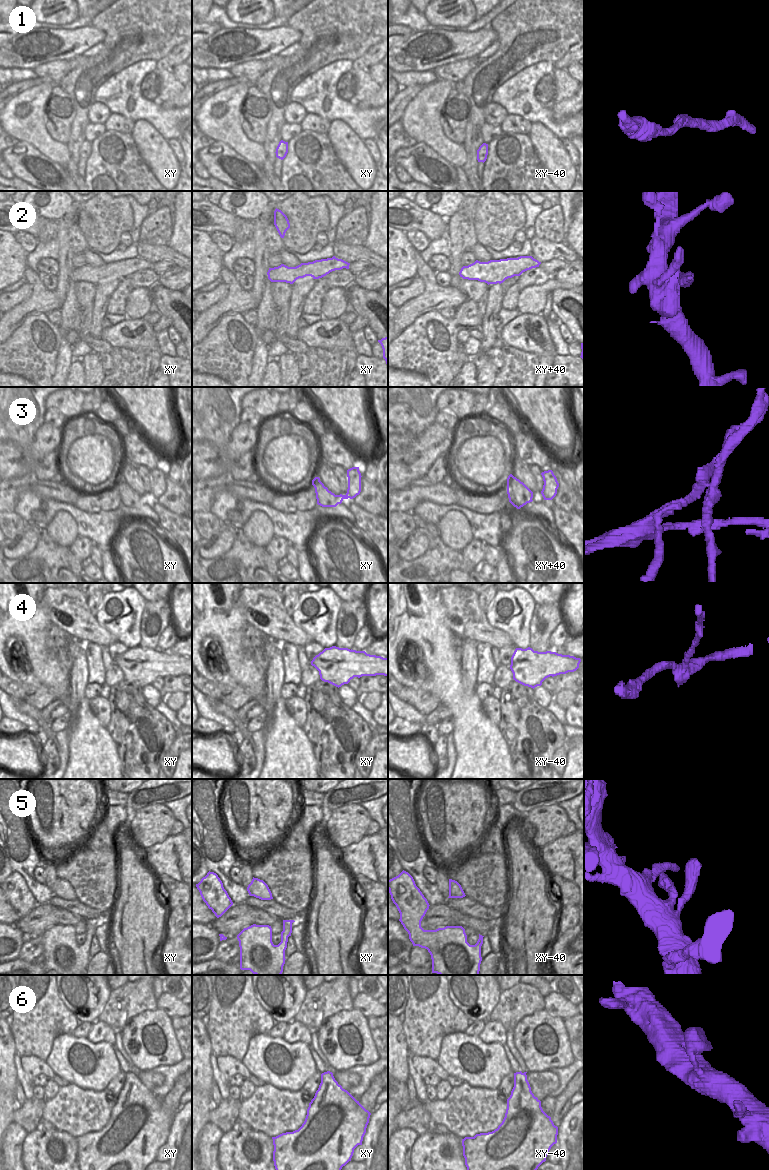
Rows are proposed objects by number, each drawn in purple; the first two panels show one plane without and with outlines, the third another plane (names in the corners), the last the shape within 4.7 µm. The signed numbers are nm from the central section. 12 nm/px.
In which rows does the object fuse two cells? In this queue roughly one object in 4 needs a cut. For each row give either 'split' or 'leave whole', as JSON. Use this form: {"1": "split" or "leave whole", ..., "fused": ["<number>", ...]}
{"1": "leave whole", "2": "leave whole", "3": "split", "4": "split", "5": "leave whole", "6": "leave whole", "fused": ["3", "4"]}

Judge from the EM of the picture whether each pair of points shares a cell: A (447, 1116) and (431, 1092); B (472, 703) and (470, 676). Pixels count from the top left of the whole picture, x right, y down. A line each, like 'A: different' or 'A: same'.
A: different
B: different

